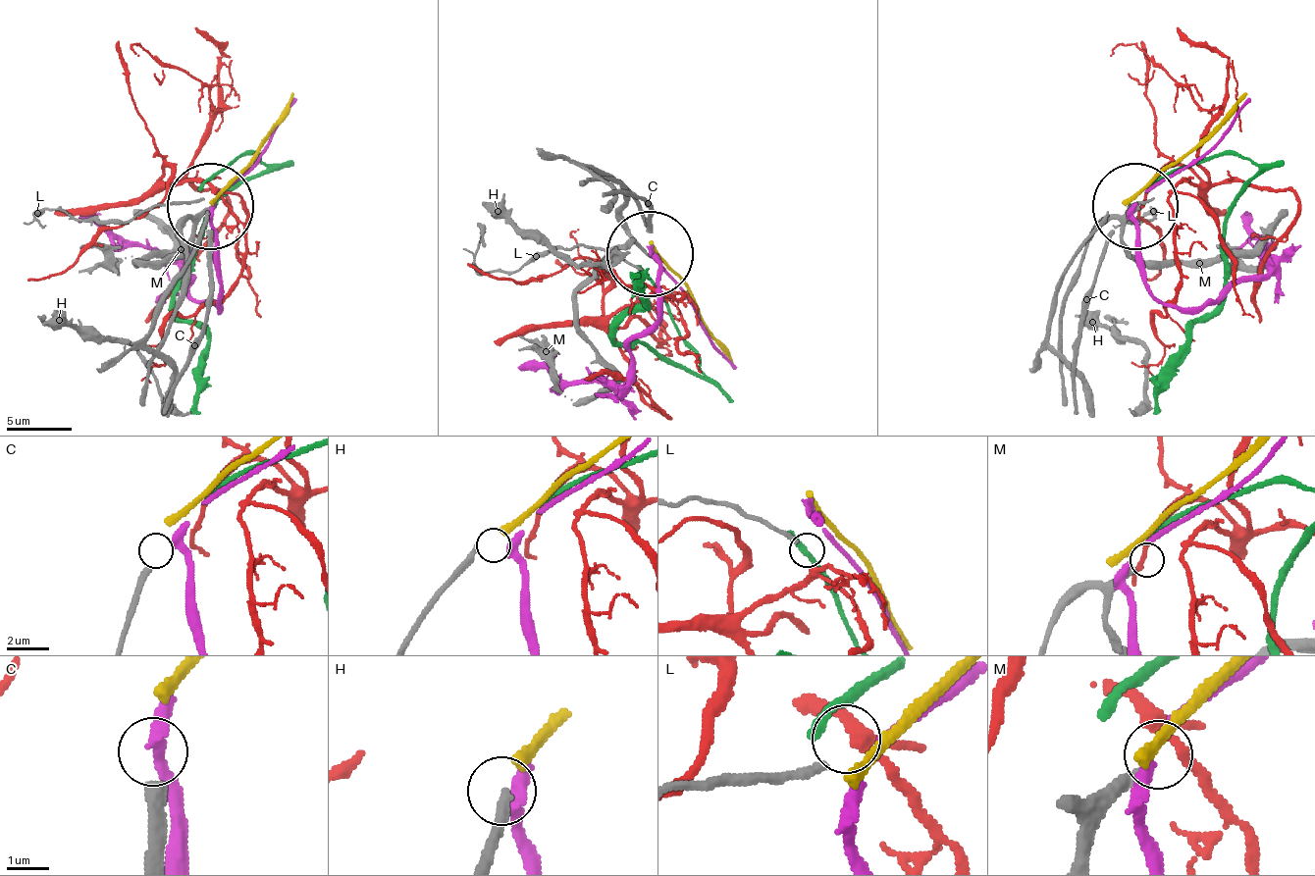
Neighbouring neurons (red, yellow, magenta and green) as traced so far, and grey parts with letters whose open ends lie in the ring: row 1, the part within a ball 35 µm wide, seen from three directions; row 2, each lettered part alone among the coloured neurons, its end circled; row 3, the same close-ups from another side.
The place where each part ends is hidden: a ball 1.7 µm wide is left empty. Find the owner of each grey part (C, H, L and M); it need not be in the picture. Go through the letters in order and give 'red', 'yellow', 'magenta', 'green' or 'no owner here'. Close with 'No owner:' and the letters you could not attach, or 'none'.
C: magenta
H: yellow
L: red
M: no owner here
No owner: M

